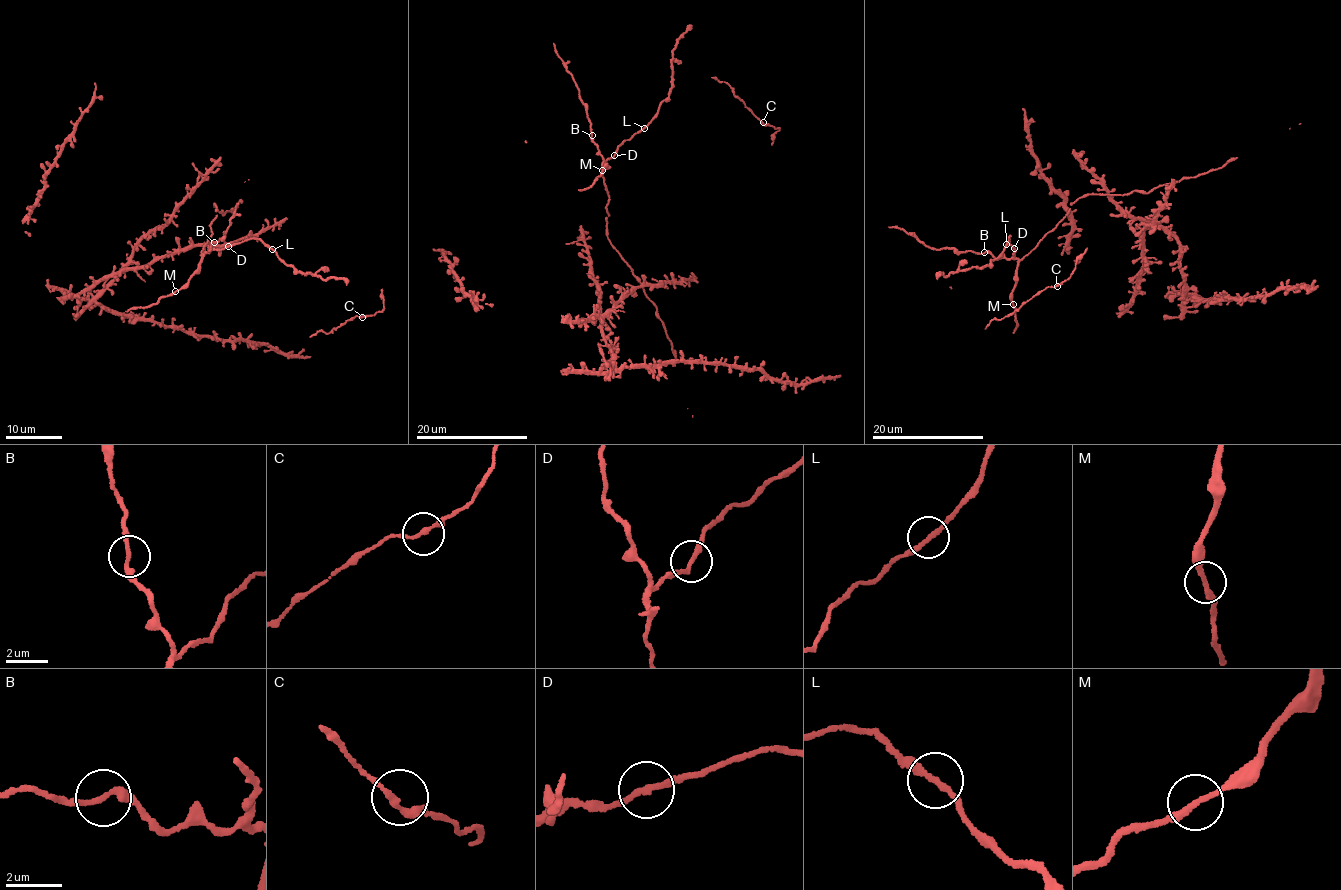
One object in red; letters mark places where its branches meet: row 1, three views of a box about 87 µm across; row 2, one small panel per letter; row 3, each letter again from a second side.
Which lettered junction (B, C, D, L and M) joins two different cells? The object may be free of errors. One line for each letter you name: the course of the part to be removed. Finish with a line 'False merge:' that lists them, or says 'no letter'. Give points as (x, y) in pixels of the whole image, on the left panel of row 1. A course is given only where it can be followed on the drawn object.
False merge: no letter

